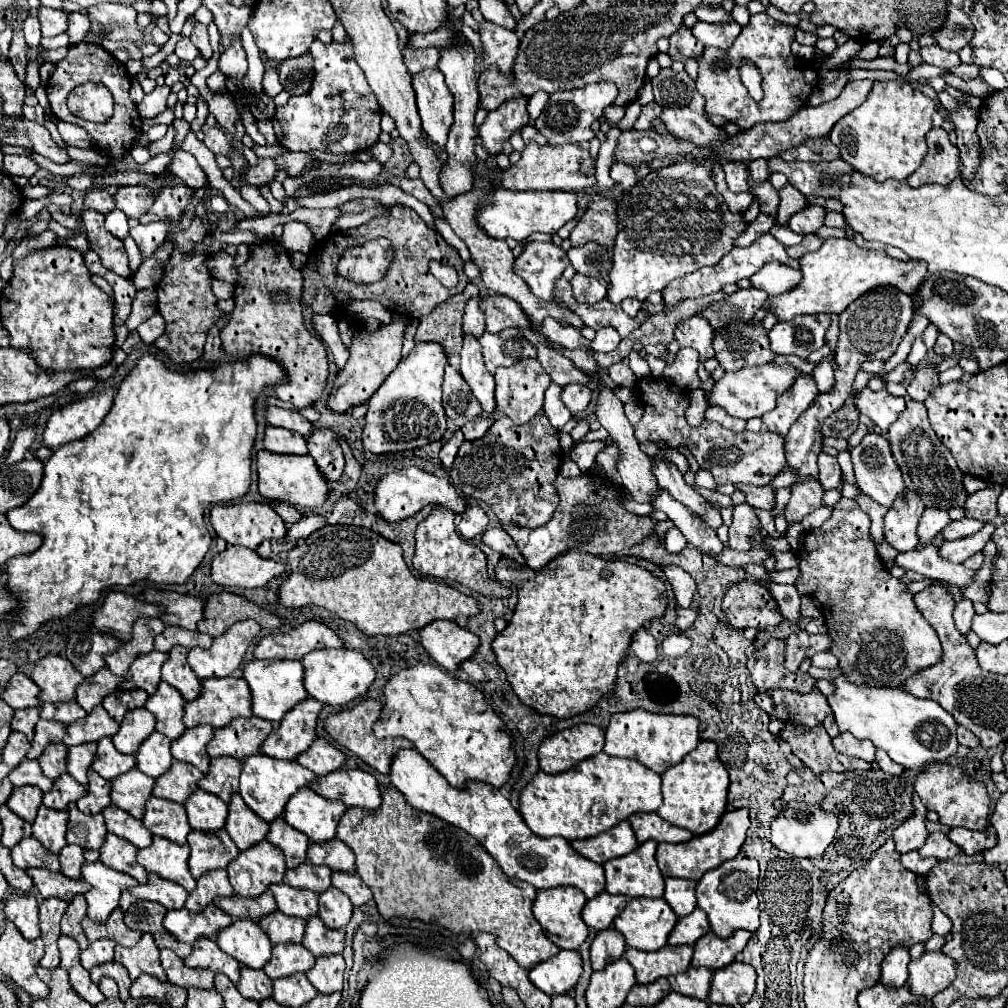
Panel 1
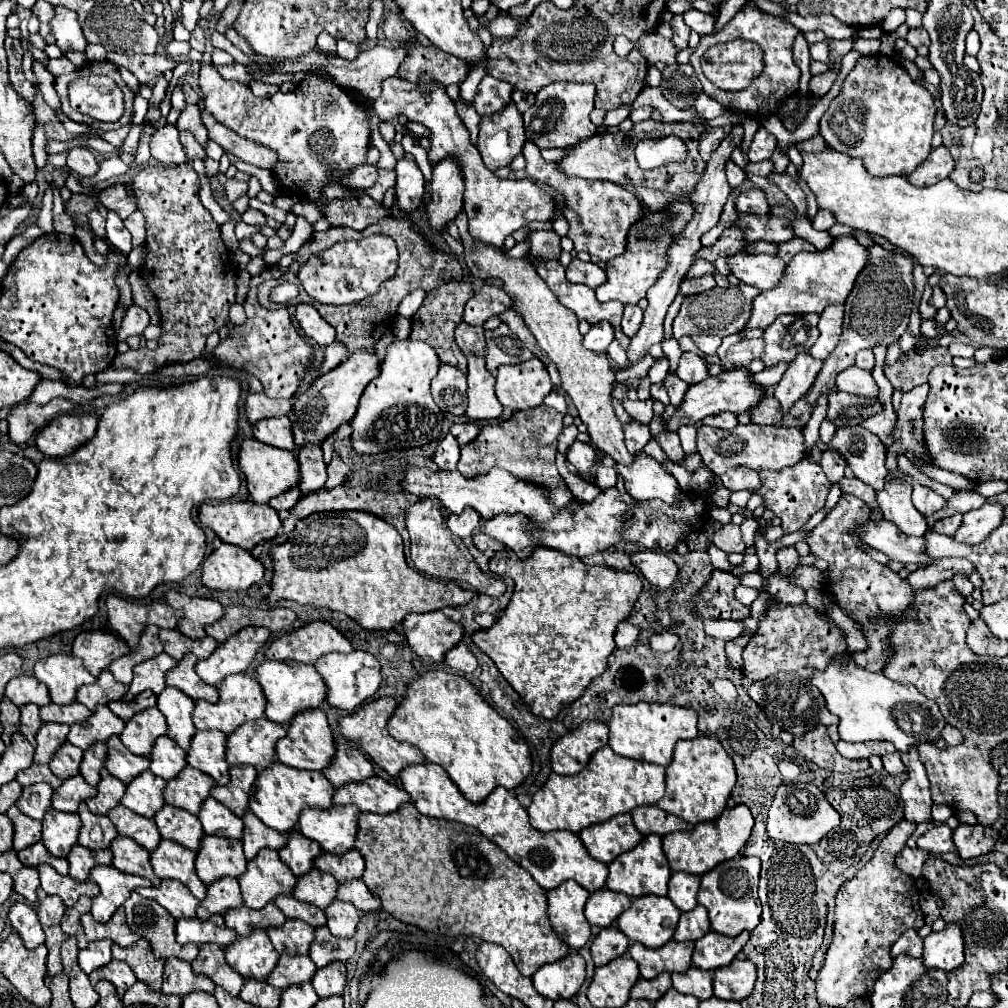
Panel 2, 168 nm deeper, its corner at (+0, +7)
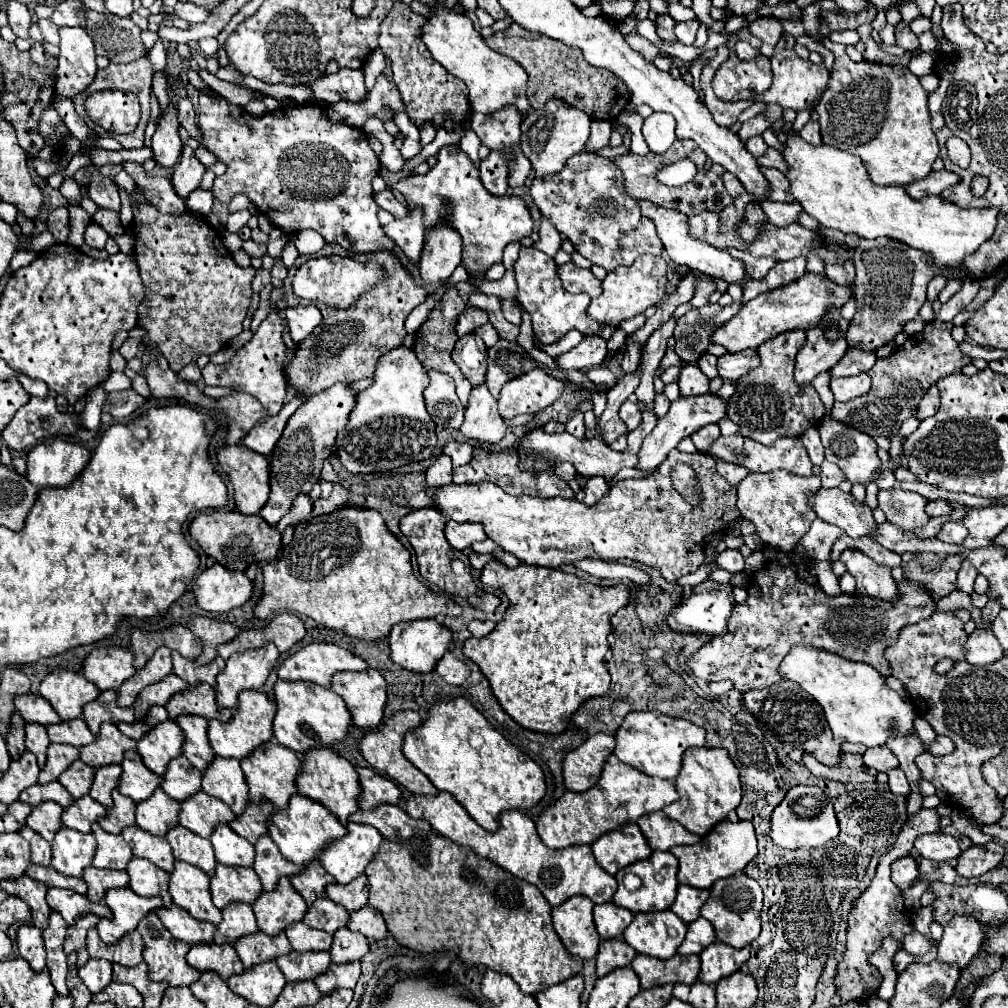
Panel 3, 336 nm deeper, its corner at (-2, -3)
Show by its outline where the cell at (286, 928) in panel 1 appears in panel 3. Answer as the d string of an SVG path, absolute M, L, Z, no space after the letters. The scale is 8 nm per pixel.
M292 950L288 956L280 956L280 960L276 960L276 964L288 982L314 980L320 972L324 972L328 968L330 952L296 952L296 950Z

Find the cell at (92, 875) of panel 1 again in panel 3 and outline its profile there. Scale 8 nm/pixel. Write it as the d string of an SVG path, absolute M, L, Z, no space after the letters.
M110 888L104 894L104 902L112 910L112 920L100 918L96 930L100 938L108 944L114 944L116 940L120 940L126 932L136 928L140 918L144 918L148 912L162 906L162 898L136 896L130 888Z

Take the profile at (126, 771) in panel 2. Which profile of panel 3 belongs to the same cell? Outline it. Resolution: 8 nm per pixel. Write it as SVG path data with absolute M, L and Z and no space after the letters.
M134 750L124 754L124 760L120 766L122 766L122 776L118 782L118 790L120 794L132 798L134 802L142 802L150 798L150 794L162 782L162 776L148 770Z

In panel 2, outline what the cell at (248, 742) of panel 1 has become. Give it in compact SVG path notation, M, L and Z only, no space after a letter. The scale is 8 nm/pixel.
M268 718L258 722L246 722L228 738L226 760L230 766L250 764L258 772L270 768L276 762L276 742L286 736L284 726L274 726Z

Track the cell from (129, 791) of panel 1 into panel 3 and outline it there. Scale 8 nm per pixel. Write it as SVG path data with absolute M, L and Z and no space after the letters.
M158 788L148 800L136 804L136 826L154 836L166 836L166 832L178 824L178 810L180 802Z

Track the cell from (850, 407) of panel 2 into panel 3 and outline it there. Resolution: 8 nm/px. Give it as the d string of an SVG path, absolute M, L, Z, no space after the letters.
M928 322L924 336L914 336L888 358L878 358L870 370L870 392L848 402L834 402L832 418L872 438L894 436L902 422L914 414L920 398L936 380L960 372L960 368L970 362L970 358L958 350L958 342L952 340L952 326L952 322Z

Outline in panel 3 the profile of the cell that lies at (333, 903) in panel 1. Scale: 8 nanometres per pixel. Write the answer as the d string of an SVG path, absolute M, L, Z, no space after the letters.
M338 928L334 934L334 942L330 948L332 962L344 964L350 960L360 960L368 952L368 938L360 936L358 932L344 928Z

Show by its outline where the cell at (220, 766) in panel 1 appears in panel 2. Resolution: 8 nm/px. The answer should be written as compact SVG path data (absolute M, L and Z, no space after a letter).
M246 766L246 770L230 768L230 786L216 786L212 796L220 804L224 804L232 814L242 818L248 810L248 800L252 796L256 778L258 772L250 770L250 766Z

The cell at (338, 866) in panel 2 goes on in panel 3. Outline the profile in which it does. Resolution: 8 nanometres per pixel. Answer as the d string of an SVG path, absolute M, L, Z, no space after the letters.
M360 874L352 884L330 884L326 888L326 896L346 910L356 910L368 904L368 876Z

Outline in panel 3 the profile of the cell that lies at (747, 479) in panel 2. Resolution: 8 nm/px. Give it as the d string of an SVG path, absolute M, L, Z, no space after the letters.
M718 460L718 472L720 472L720 476L724 476L724 478L734 486L734 488L738 488L740 480L744 480L744 476L750 474L744 466L728 464L728 462L722 462L722 460Z

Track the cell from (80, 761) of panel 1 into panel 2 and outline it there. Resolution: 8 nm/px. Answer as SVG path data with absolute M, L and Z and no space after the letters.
M102 742L98 746L92 746L90 750L84 752L84 760L82 760L82 766L80 766L80 774L84 776L84 780L90 786L96 786L100 782L100 770L104 768L106 754L108 754L108 748Z

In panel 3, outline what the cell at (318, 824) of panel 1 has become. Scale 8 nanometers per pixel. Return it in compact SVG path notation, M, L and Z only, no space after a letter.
M346 824L346 834L336 840L336 844L328 844L320 854L320 864L336 878L340 884L352 882L360 872L364 872L366 864L378 852L382 842L380 832L368 824Z

